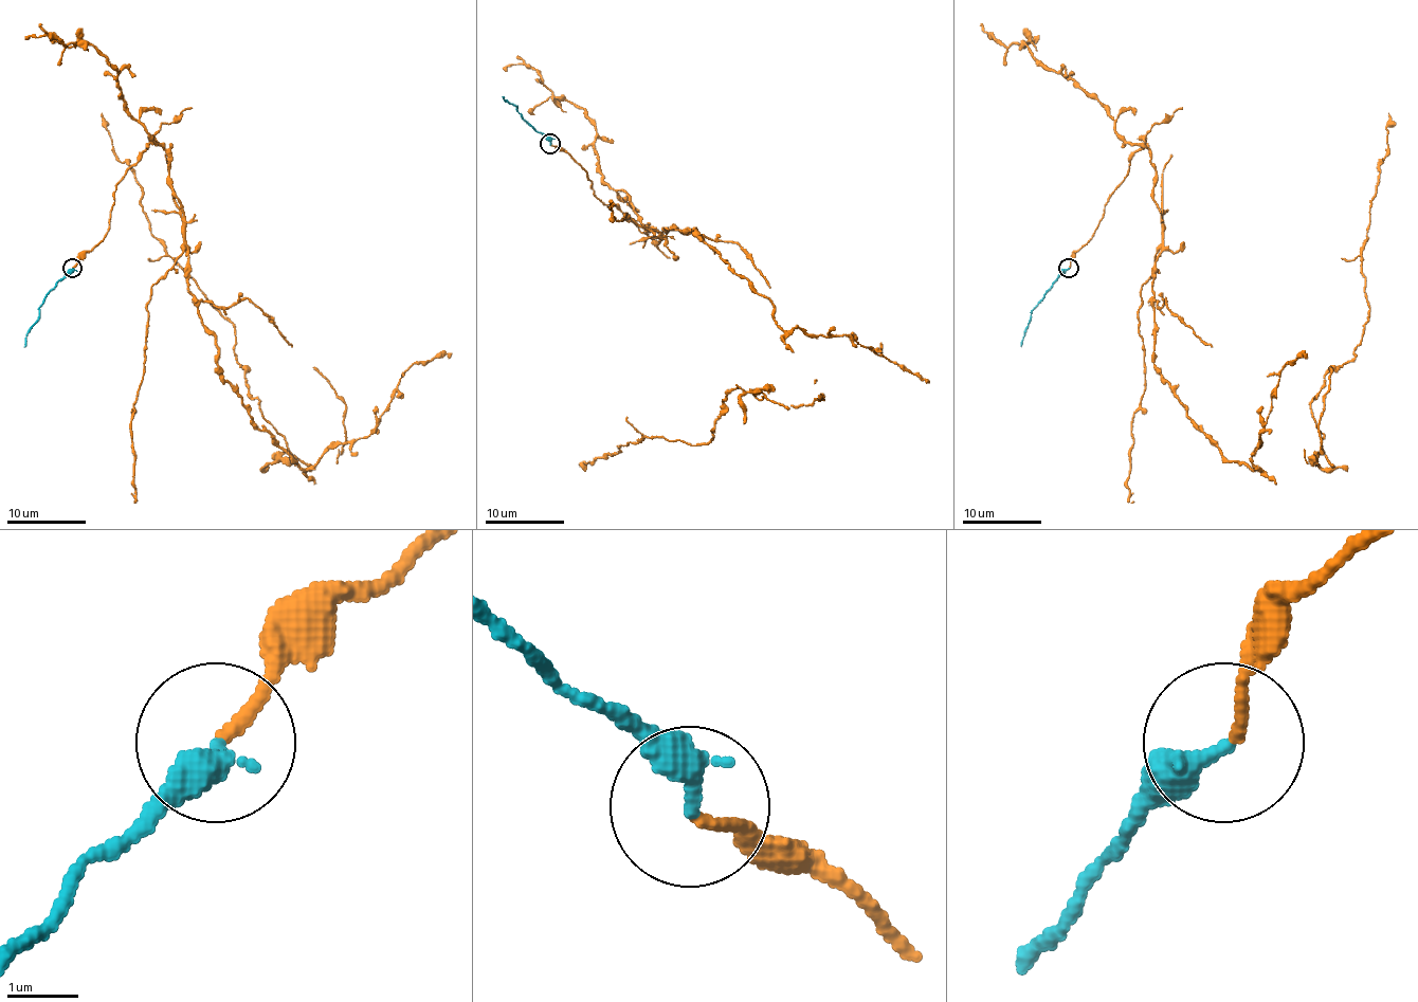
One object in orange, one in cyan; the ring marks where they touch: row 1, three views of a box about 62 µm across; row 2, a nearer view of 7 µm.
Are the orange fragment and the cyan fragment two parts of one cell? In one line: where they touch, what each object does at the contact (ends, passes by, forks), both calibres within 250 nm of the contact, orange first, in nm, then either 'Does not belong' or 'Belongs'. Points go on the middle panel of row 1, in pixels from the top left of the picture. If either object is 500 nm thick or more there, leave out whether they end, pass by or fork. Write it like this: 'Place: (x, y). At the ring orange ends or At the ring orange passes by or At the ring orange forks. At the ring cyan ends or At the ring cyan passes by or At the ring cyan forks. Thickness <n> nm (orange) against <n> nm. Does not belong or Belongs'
Place: (550, 144). At the ring orange ends. At the ring cyan ends. Thickness 150 nm (orange) against 360 nm. Does not belong

